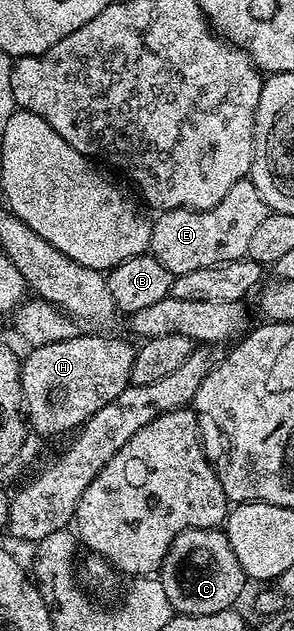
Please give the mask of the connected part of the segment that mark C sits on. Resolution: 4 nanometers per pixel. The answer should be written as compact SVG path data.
M217 527L182 531L173 545L169 545L169 553L164 557L157 577L165 585L172 612L181 615L208 615L232 610L243 586L249 583L241 569L241 561L237 561L237 553L233 553L233 545L229 545L226 530Z

